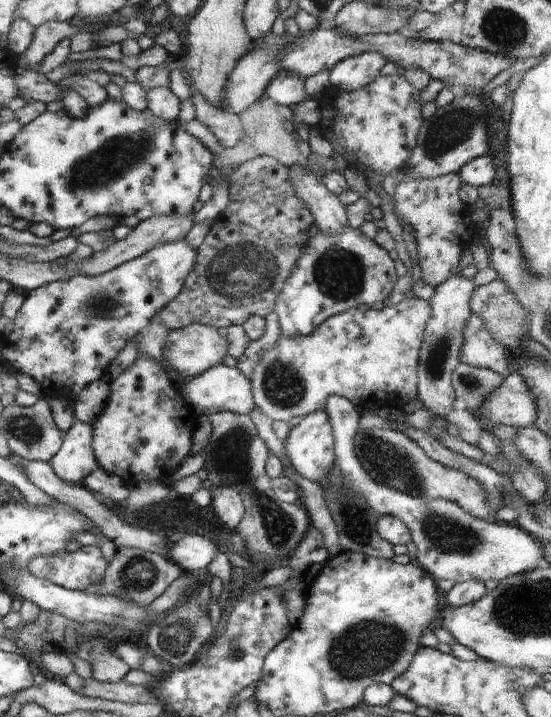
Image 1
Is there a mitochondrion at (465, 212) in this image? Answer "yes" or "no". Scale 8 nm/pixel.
no

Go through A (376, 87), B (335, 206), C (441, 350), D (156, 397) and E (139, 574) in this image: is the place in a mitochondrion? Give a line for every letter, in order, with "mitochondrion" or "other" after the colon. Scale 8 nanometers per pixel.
A: other
B: other
C: mitochondrion
D: other
E: mitochondrion

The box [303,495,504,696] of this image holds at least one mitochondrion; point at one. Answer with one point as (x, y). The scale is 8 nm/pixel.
(371, 647)

